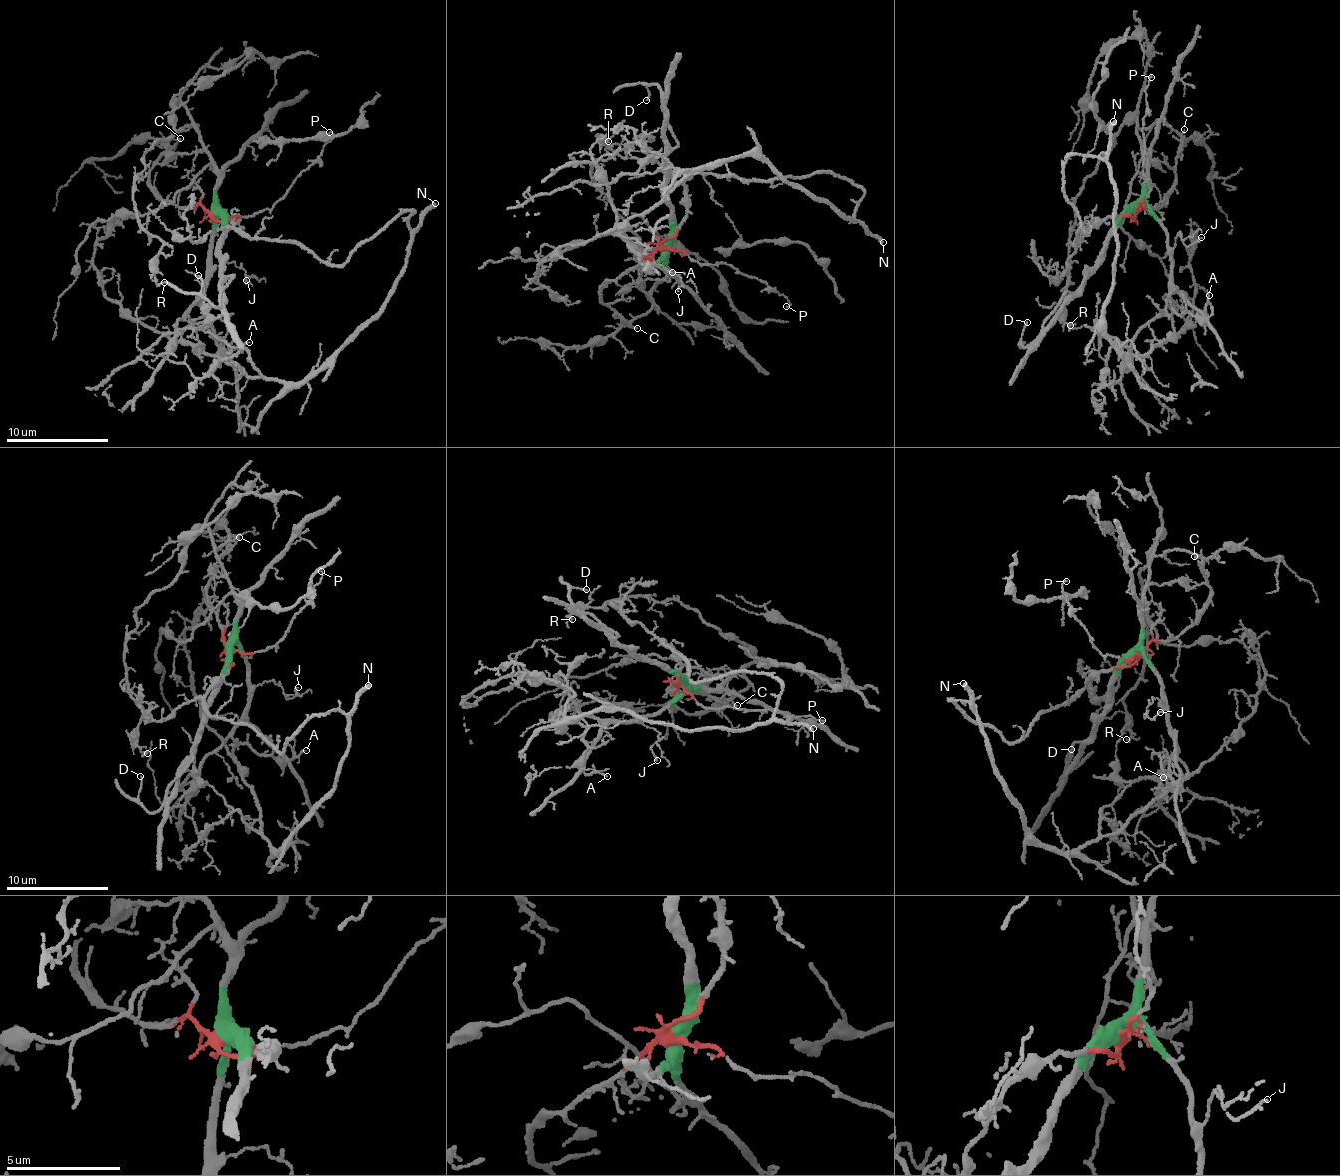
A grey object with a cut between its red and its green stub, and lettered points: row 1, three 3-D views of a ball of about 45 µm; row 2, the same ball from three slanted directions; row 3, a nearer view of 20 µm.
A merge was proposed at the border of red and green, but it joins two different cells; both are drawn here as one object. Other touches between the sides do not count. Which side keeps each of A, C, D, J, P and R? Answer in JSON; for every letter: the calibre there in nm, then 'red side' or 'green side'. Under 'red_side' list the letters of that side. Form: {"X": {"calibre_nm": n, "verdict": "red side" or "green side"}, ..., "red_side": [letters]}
{"A": {"calibre_nm": 90, "verdict": "green side"}, "C": {"calibre_nm": 130, "verdict": "red side"}, "D": {"calibre_nm": 110, "verdict": "green side"}, "J": {"calibre_nm": 100, "verdict": "green side"}, "P": {"calibre_nm": 100, "verdict": "red side"}, "R": {"calibre_nm": 80, "verdict": "green side"}, "red_side": ["C", "P"]}

